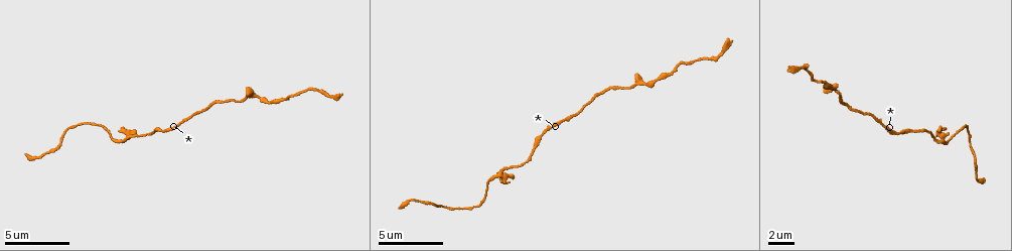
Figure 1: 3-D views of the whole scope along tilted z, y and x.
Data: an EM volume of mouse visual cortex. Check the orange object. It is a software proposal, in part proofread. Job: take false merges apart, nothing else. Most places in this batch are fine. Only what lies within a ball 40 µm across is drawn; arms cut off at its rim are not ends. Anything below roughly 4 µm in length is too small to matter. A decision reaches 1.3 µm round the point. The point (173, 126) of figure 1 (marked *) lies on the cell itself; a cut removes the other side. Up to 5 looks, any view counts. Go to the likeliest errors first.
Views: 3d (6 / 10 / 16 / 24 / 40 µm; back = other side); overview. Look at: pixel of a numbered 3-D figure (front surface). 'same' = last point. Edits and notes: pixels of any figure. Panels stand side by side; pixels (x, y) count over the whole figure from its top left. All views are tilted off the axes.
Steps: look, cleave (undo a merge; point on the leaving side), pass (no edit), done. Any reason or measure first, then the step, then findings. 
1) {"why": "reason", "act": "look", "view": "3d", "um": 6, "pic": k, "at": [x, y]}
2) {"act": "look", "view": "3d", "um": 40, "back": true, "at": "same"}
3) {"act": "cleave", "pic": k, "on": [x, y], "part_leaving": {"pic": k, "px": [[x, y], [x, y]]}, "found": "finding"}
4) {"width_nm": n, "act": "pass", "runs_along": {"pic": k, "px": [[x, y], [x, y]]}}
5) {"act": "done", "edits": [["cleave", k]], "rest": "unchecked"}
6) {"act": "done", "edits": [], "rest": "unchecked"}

{"why": "calibre changes", "act": "look", "view": "3d", "um": 6, "pic": 1, "at": [949, 139]}

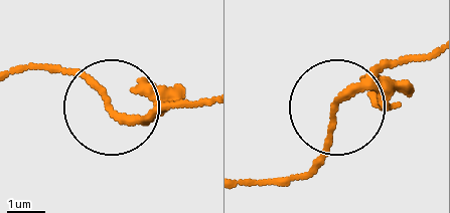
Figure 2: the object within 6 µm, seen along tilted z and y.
{"why": "from behind", "act": "look", "view": "3d", "um": 6, "back": true, "pic": 2, "at": [112, 110]}

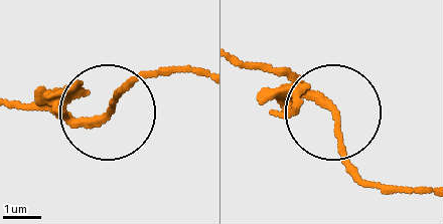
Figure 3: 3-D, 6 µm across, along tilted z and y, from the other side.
{"act": "pass", "runs_along": {"pic": 3, "px": [[17, 100], [89, 117], [139, 70]]}, "found": "one cell here"}

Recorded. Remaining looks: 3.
{"act": "look", "view": "3d", "um": 10, "pic": 1, "at": [913, 129]}

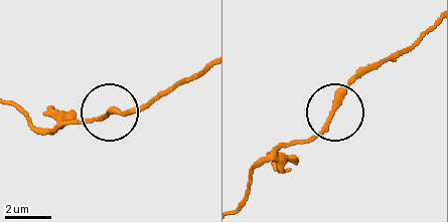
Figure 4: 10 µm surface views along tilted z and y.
{"why": "from behind", "act": "look", "view": "3d", "um": 10, "back": true, "pic": 4, "at": [332, 115]}

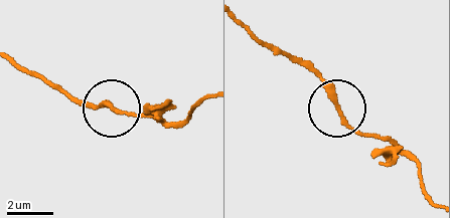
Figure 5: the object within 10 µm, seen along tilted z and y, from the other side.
{"act": "pass", "found": "all the same cell"}

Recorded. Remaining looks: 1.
{"act": "done", "edits": [], "rest": "unchecked"}

